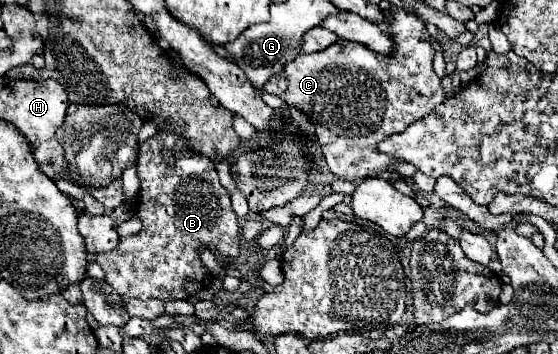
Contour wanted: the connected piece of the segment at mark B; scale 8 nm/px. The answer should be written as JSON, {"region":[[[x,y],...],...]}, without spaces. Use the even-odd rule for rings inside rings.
{"region":[[[159,131],[141,143],[137,173],[141,191],[135,215],[143,221],[143,229],[137,235],[121,237],[117,249],[97,253],[97,263],[105,271],[105,281],[123,299],[159,299],[165,303],[187,299],[183,289],[187,277],[195,279],[199,287],[207,287],[211,281],[211,271],[199,259],[199,247],[209,247],[223,265],[227,265],[227,259],[235,259],[239,253],[241,227],[231,207],[231,197],[219,183],[213,161],[191,153],[177,133]],[[169,147],[179,151],[175,157],[175,167],[169,167],[163,159],[163,149]]]}

